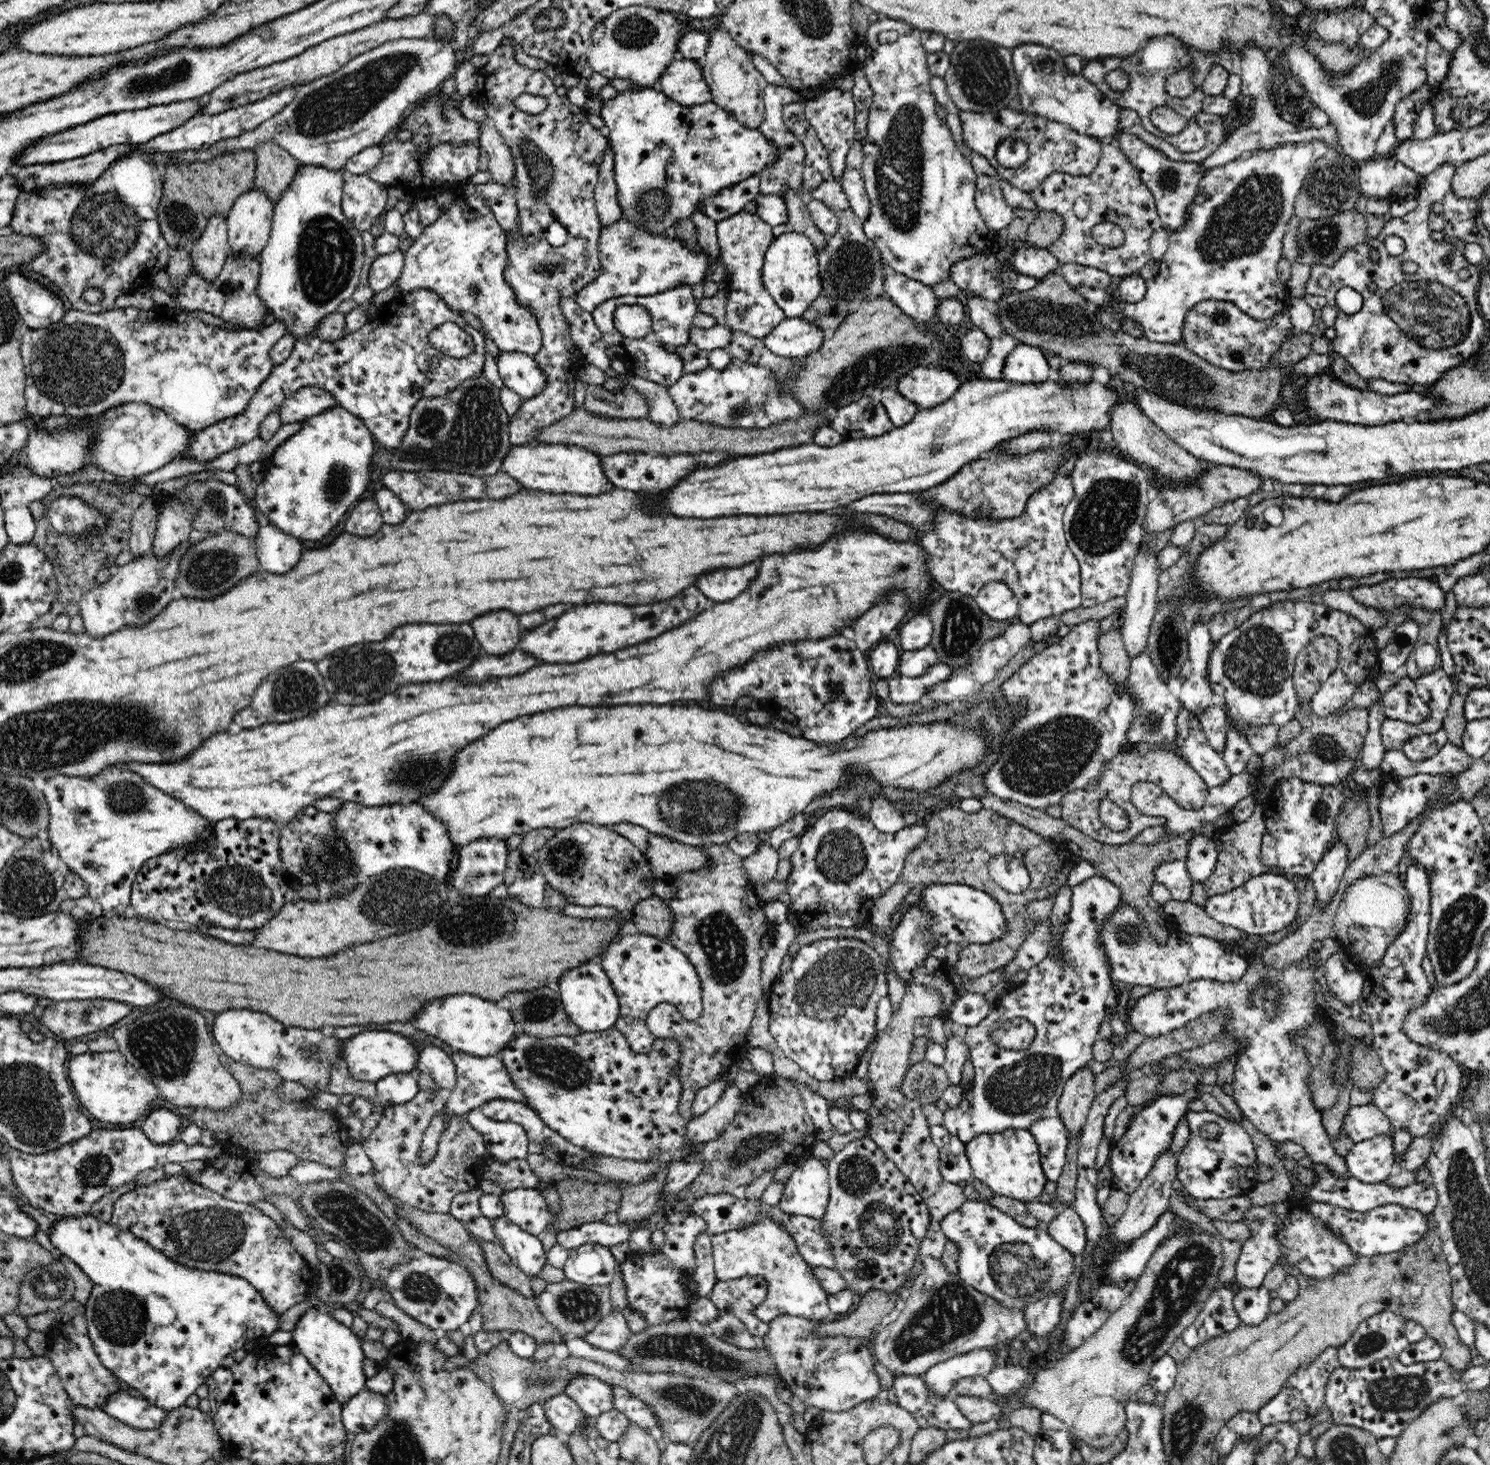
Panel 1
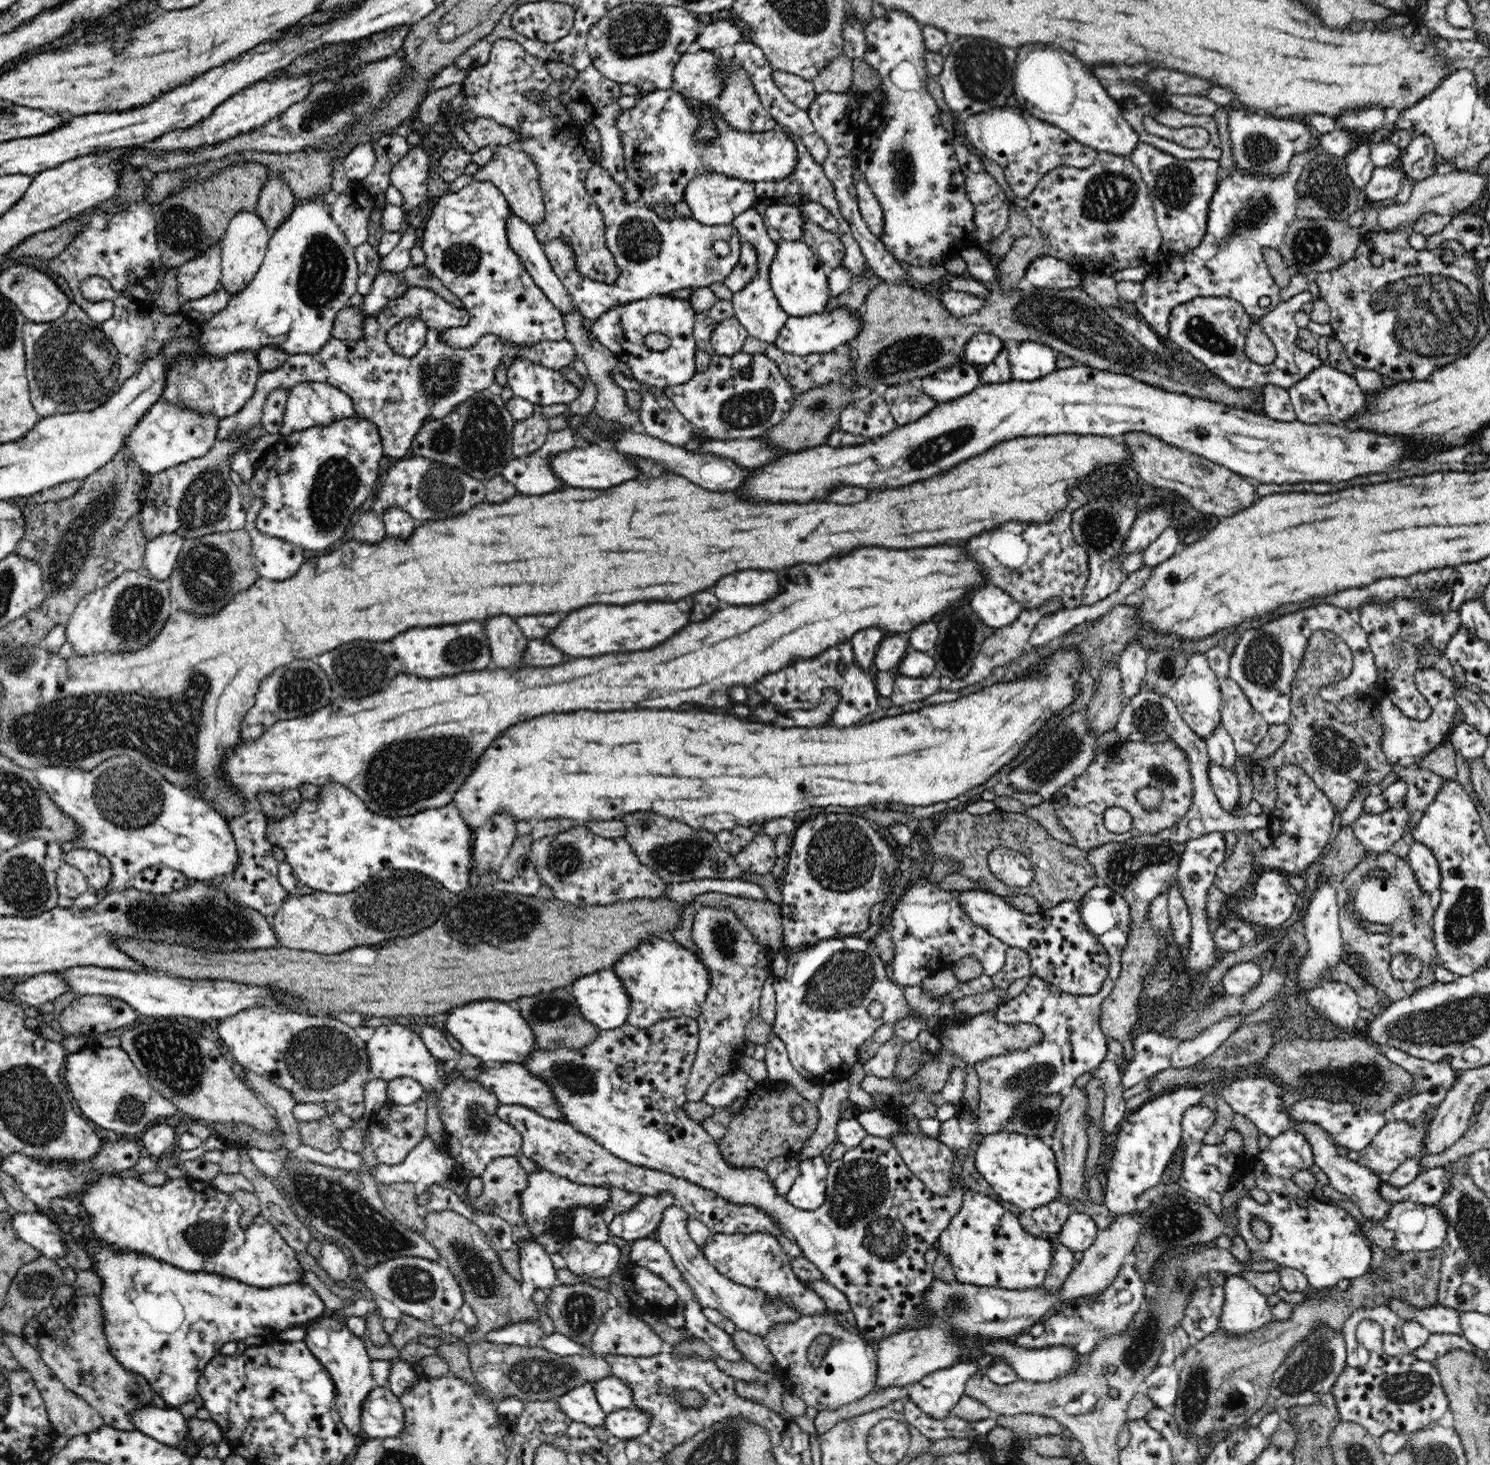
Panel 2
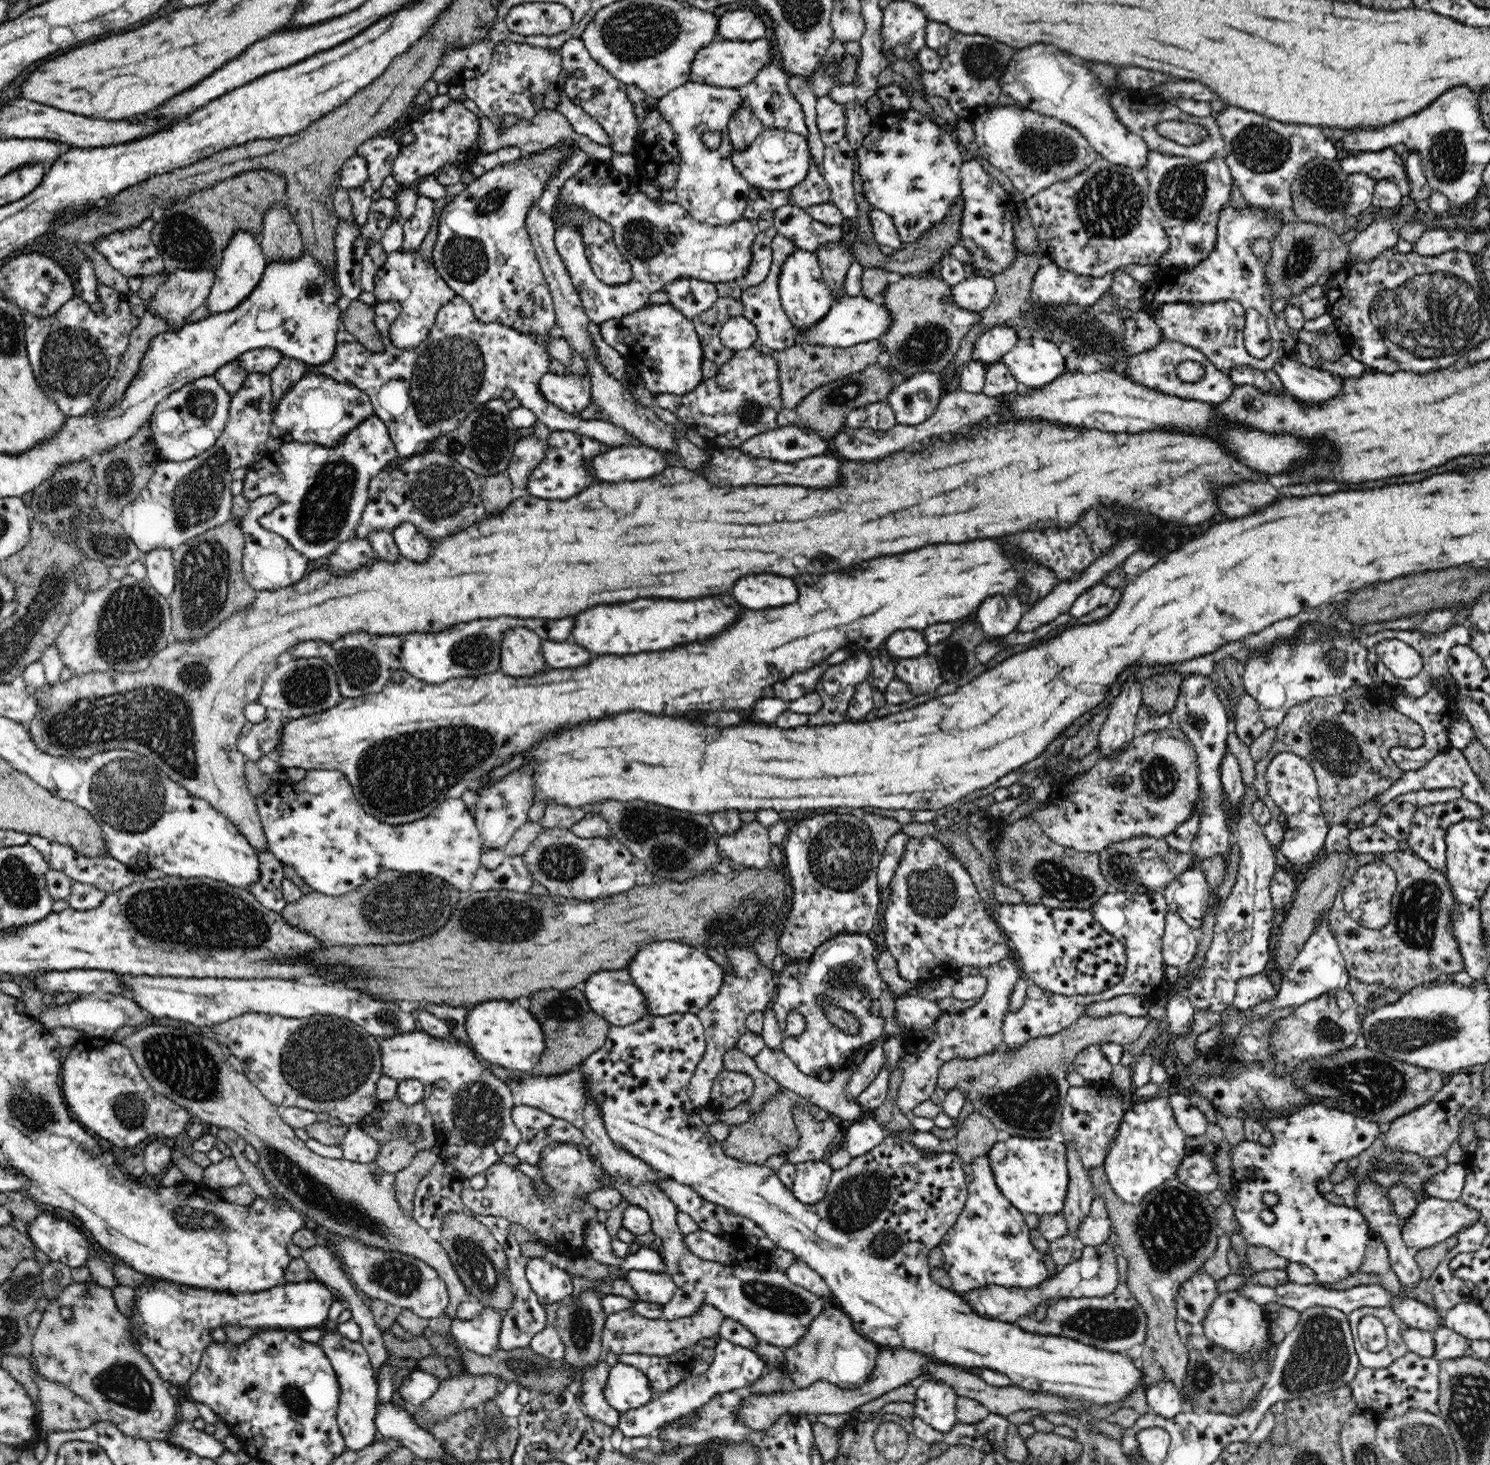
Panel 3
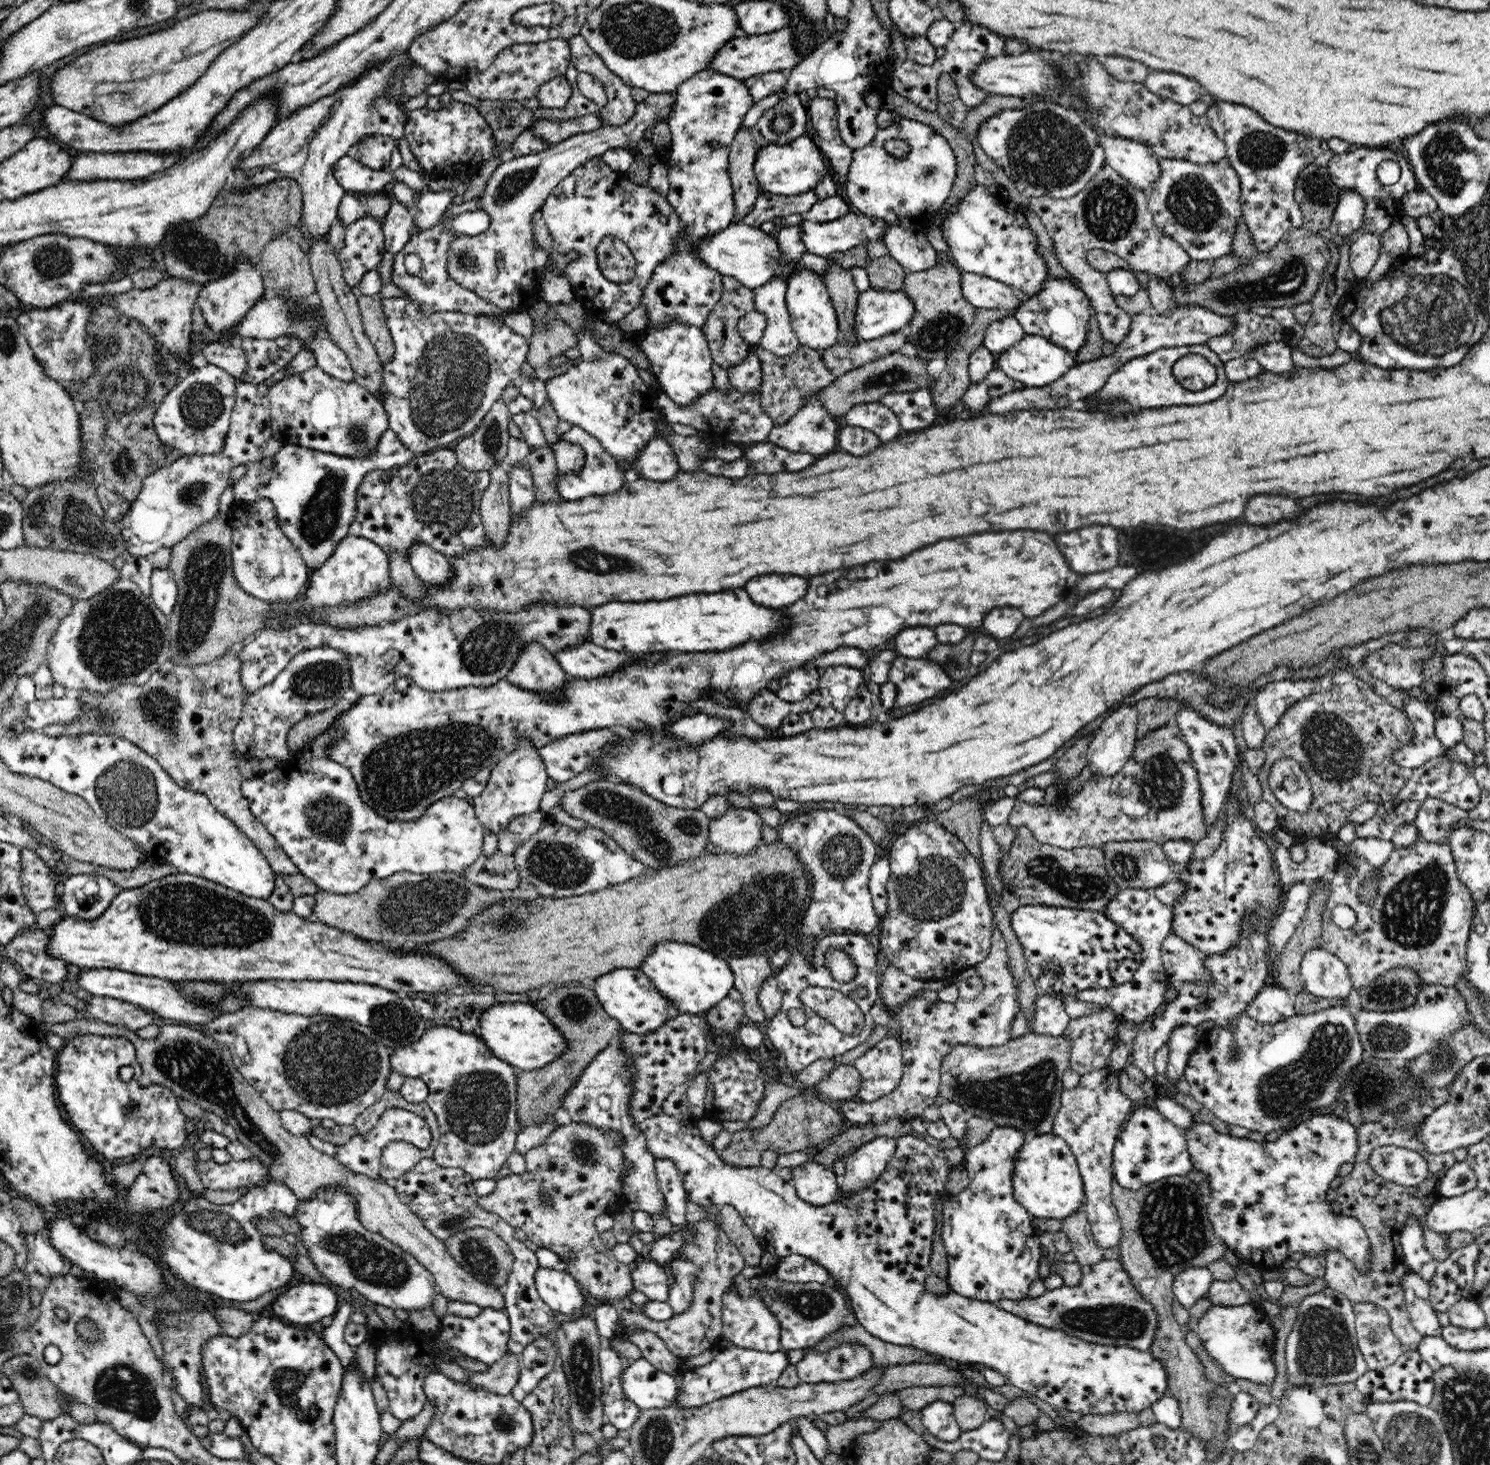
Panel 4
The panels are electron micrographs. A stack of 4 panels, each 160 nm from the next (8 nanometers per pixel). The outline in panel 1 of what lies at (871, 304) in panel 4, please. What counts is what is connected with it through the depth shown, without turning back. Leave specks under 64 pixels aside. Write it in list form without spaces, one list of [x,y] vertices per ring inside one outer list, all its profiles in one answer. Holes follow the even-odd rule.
[[[801,316],[788,318],[773,328],[764,339],[766,349],[784,358],[798,358],[816,352],[824,342],[823,330]]]

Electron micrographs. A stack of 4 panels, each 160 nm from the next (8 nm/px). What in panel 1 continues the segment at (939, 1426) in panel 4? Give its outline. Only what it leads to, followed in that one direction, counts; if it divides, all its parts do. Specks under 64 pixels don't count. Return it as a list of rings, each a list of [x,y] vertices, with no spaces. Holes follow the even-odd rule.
[[[994,1348],[972,1350],[932,1366],[923,1375],[928,1389],[932,1389],[936,1395],[954,1396],[952,1390],[956,1382],[976,1376],[987,1378],[996,1368],[993,1350]]]

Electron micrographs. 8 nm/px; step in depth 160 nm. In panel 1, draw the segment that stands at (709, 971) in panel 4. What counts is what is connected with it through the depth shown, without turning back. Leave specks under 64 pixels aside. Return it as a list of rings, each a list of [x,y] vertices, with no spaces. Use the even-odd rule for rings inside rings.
[[[638,932],[622,935],[617,941],[612,941],[607,945],[598,962],[608,975],[611,987],[615,990],[620,1003],[619,1015],[614,1027],[624,1035],[627,1043],[636,1054],[648,1054],[652,1050],[655,1037],[649,1031],[646,1019],[648,1013],[660,1002],[673,1004],[680,1014],[689,1021],[695,1021],[703,1013],[700,977],[688,958],[671,943],[668,943],[665,939]]]

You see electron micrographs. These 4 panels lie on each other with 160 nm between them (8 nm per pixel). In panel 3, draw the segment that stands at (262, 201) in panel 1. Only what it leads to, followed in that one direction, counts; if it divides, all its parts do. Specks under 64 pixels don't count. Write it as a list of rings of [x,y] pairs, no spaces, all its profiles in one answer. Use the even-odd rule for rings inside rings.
[[[237,230],[228,246],[223,250],[222,260],[219,262],[215,271],[214,282],[208,298],[205,302],[209,314],[223,313],[227,310],[235,309],[240,301],[248,298],[254,290],[258,281],[263,277],[267,268],[266,257],[262,253],[259,238],[245,230]]]

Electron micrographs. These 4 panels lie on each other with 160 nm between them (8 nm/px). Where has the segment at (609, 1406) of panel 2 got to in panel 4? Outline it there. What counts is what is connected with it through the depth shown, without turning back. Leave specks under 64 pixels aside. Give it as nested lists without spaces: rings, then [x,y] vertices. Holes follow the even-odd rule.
[[[643,1357],[622,1372],[622,1390],[640,1411],[677,1406],[678,1376],[658,1371]]]

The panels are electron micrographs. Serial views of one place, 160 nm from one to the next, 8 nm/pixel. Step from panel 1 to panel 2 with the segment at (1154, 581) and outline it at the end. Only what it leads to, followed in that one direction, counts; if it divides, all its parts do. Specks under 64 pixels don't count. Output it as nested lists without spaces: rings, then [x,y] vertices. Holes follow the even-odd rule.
[[[1136,639],[1128,642],[1120,653],[1118,668],[1122,677],[1122,706],[1131,696],[1138,694],[1140,685],[1145,680],[1148,653],[1142,642]]]

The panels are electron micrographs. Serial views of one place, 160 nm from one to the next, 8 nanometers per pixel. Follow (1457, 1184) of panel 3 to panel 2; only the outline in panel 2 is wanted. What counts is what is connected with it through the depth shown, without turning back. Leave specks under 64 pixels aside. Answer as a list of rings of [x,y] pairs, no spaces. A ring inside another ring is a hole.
[[[1436,1167],[1422,1171],[1406,1186],[1398,1188],[1382,1181],[1377,1189],[1380,1198],[1389,1200],[1392,1204],[1410,1201],[1432,1206],[1440,1202],[1446,1189],[1449,1189],[1450,1177],[1449,1170]]]

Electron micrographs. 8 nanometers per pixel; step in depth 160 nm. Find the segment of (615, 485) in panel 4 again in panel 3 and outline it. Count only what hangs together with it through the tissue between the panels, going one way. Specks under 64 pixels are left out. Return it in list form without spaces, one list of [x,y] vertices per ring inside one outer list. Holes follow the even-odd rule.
[[[570,430],[551,431],[547,438],[547,449],[543,461],[530,474],[526,485],[528,495],[536,498],[554,498],[566,500],[581,492],[590,485],[598,483],[594,475],[590,475],[587,464],[596,456],[605,453],[609,447],[588,435],[578,434]]]

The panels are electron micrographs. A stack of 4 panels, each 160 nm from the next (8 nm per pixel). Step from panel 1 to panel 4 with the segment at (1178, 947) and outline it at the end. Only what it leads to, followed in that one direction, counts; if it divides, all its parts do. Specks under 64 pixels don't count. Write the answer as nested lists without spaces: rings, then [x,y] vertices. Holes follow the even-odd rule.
[[[1264,985],[1247,1004],[1246,1012],[1262,1025],[1274,1024],[1296,1015],[1292,997],[1293,995],[1282,987]]]

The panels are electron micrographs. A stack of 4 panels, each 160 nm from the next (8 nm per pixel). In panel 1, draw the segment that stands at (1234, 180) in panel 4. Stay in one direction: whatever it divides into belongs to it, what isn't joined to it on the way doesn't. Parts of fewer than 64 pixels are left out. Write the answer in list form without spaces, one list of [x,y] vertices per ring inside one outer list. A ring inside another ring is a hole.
[[[1120,129],[1118,131],[1111,139],[1116,146],[1124,151],[1124,154],[1127,154],[1129,161],[1136,167],[1141,179],[1154,195],[1162,227],[1168,234],[1179,229],[1184,224],[1187,208],[1193,203],[1200,179],[1206,174],[1205,168],[1197,162],[1172,160],[1162,151],[1146,142],[1141,142],[1136,136],[1129,135]]]

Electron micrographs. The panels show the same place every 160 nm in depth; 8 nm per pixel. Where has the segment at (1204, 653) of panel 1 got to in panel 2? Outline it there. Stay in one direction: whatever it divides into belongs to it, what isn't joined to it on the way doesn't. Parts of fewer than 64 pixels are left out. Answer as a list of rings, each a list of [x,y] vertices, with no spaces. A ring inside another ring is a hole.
[[[1192,653],[1187,658],[1186,668],[1178,682],[1167,694],[1178,707],[1178,711],[1186,724],[1199,737],[1205,738],[1221,723],[1221,708],[1223,696],[1219,687],[1216,673],[1209,667],[1208,659],[1204,653]]]

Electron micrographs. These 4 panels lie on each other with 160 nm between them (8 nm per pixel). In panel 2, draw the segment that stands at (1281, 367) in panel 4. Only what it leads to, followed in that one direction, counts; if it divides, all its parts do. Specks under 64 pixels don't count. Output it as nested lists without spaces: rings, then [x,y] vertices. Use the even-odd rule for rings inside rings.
[[[1327,364],[1310,372],[1306,379],[1294,384],[1287,391],[1296,412],[1296,420],[1308,424],[1347,423],[1348,420],[1362,413],[1367,406],[1364,391],[1353,376],[1339,372]]]

